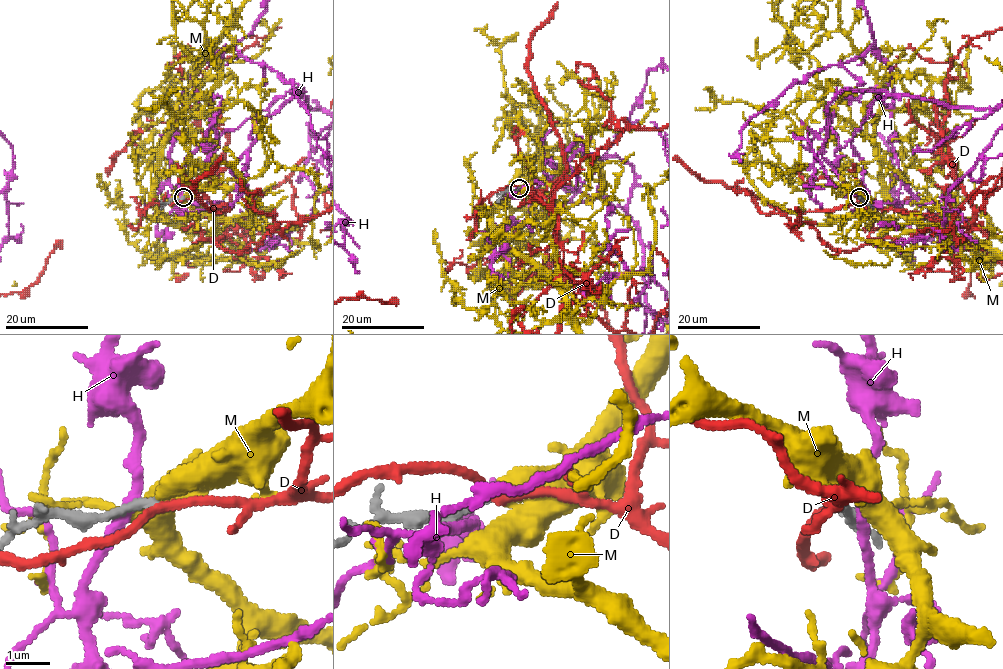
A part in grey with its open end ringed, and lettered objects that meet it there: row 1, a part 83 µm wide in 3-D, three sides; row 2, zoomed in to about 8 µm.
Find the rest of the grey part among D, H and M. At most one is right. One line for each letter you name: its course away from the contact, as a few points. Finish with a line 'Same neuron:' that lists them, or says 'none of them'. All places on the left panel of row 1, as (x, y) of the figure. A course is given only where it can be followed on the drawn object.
Same neuron: none of them

